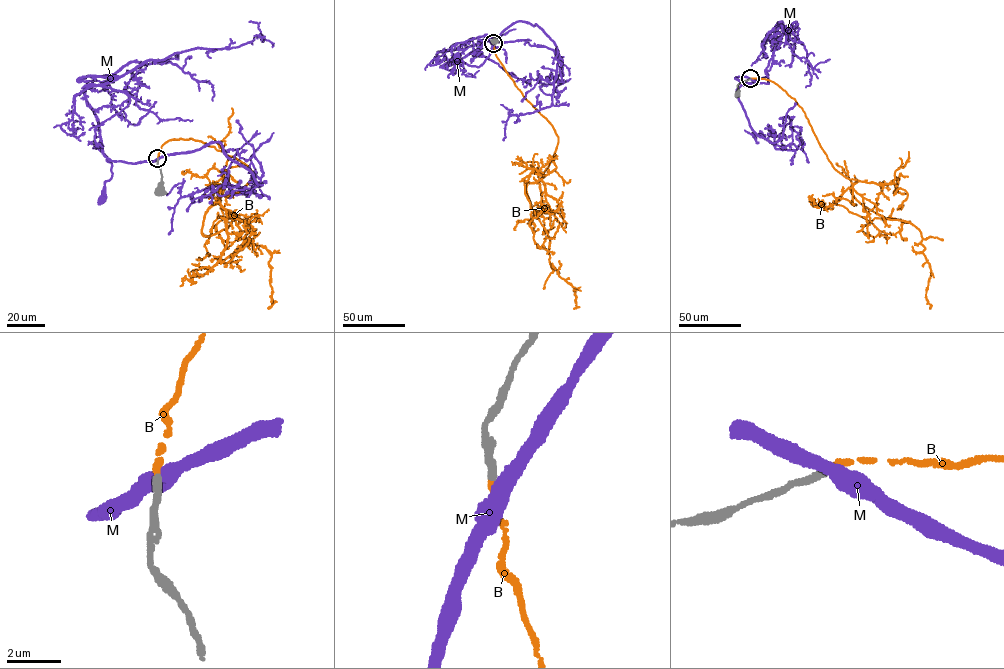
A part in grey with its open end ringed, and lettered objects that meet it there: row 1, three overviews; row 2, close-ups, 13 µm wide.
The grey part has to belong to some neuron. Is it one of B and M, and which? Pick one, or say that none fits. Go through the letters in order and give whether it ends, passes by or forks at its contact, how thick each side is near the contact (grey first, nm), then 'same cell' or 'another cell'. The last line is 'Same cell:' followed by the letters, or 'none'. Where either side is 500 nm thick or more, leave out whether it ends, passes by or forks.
B: it ends; calibres 300 and 240 nm; same cell
M: it passes by; calibres 300 and 480 nm; another cell
Same cell: B

